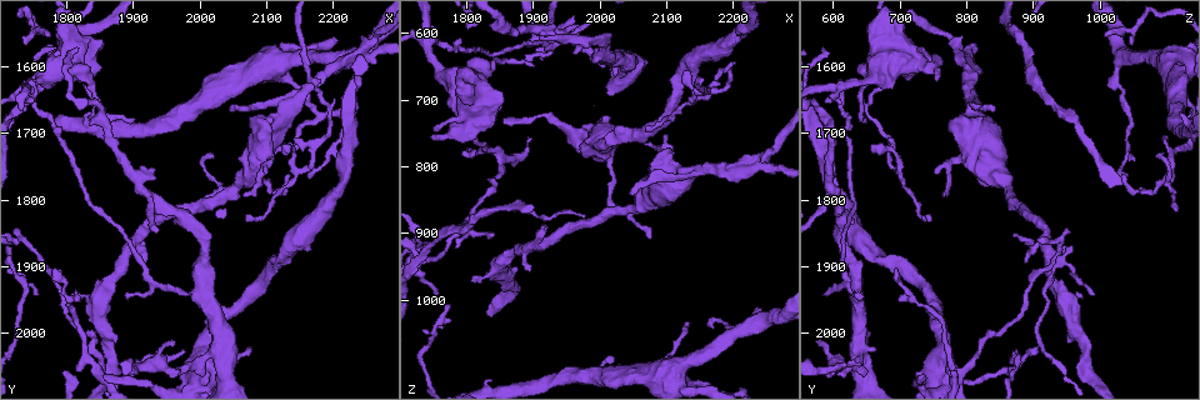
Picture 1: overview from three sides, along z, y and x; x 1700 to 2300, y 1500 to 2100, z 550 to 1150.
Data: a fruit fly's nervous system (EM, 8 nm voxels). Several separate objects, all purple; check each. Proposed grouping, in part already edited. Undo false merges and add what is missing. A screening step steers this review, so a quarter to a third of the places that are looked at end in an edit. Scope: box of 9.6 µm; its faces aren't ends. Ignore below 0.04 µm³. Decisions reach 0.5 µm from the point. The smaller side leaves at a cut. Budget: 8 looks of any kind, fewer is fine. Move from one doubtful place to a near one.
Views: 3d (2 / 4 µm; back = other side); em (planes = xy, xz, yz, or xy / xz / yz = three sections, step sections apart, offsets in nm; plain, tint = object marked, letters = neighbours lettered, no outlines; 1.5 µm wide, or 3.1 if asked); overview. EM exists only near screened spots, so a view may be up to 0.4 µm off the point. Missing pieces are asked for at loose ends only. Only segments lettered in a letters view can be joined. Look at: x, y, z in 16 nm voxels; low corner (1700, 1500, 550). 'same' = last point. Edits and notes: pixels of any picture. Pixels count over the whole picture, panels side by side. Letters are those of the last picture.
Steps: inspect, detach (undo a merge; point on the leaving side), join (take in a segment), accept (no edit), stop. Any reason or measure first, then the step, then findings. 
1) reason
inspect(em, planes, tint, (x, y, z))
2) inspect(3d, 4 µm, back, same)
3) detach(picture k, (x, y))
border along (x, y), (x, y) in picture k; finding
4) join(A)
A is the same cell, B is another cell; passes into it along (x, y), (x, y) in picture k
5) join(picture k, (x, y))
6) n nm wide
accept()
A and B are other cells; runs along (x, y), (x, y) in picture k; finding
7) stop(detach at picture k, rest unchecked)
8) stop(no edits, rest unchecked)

four-way junction
inspect(em, planes, letters, (1745, 1620, 615))

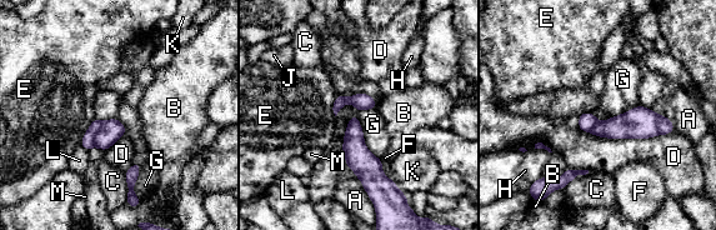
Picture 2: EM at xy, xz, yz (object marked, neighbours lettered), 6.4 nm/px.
D touches over 600 nm
detach(picture 2, (88, 141))
A, B, C, D, E, F, G, H, J, K, L and M are other cells; border along (101, 121), (94, 145) in picture 2; two neurons meet here

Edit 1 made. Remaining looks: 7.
arms part here
inspect(3d, 2 µm, (2030, 2025, 640))

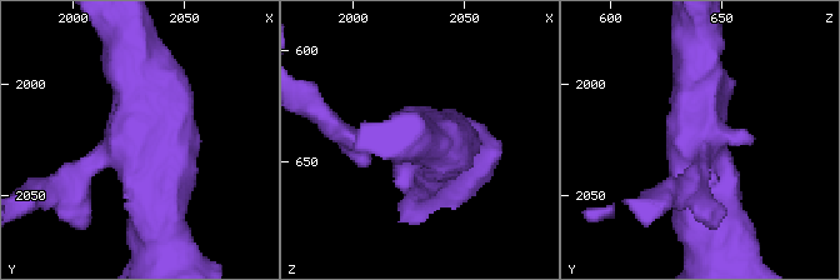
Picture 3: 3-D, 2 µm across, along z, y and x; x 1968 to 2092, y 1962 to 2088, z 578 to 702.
3 arms; arms of 180, 380, 400 nm
inspect(em, planes, tint, (2029, 2023, 638))

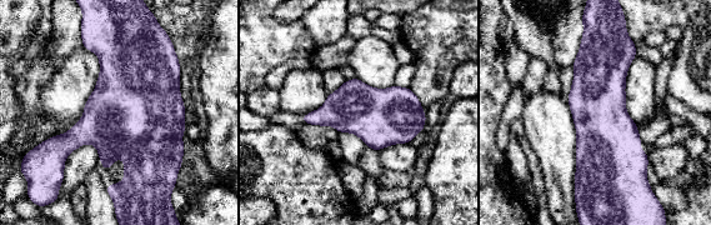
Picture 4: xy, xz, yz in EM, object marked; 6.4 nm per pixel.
see the neighbours
inspect(em, planes, letters, same)

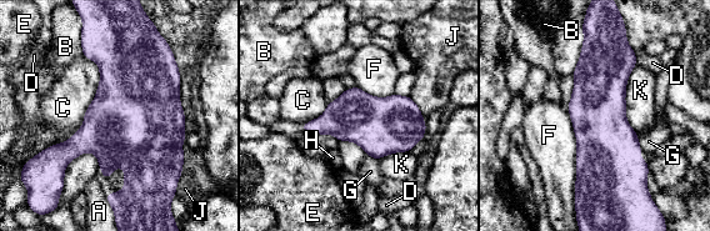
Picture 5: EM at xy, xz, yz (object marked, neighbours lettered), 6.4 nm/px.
accept()
A, B, C, D, E, F, G, H, J and K are other cells; border along (83, 54), (96, 94), (56, 145) in picture 5; continuous, no second neuron

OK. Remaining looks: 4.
free end
inspect(em, planes, letters, (2080, 2025, 900))

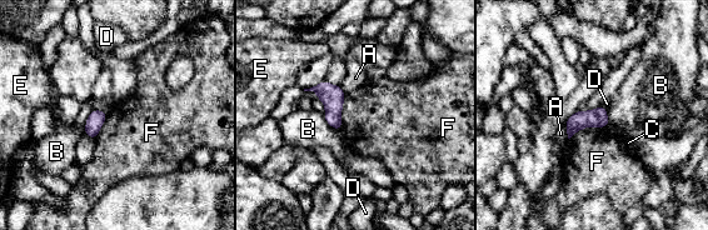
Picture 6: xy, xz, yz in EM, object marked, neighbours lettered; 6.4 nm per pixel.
110 nm wide; F touches over 280 nm
accept()
A, B, C, D, E and F are other cells; no lettered segment goes on from it

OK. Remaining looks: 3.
stop(detach at picture 2, rest unchecked)

